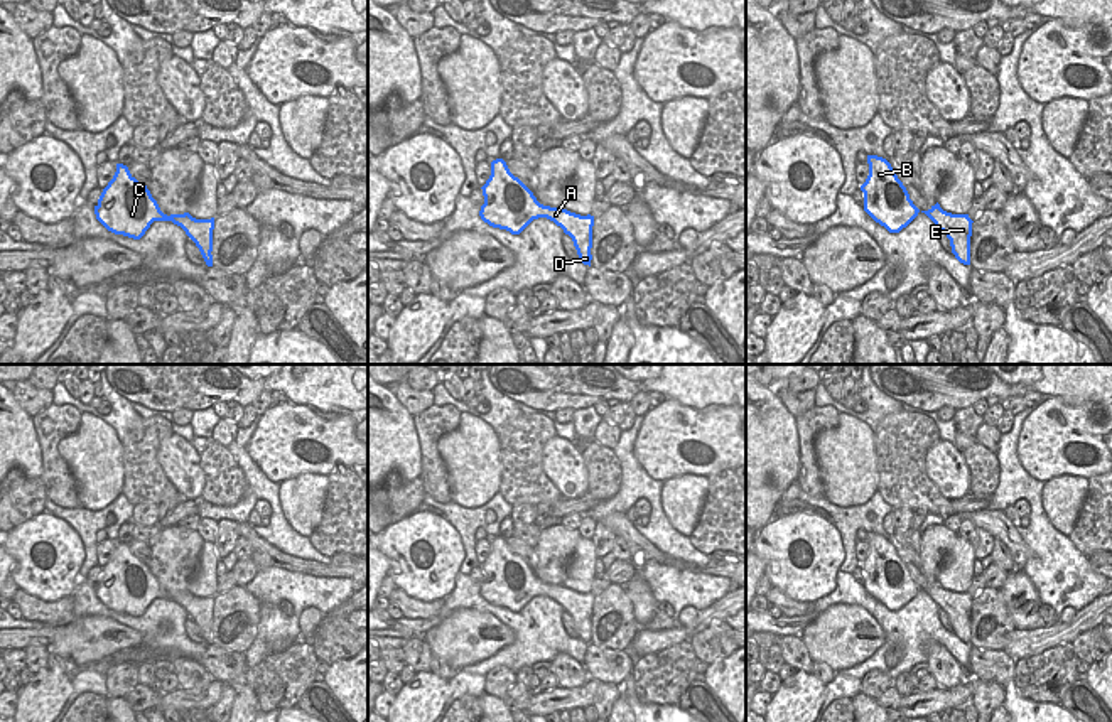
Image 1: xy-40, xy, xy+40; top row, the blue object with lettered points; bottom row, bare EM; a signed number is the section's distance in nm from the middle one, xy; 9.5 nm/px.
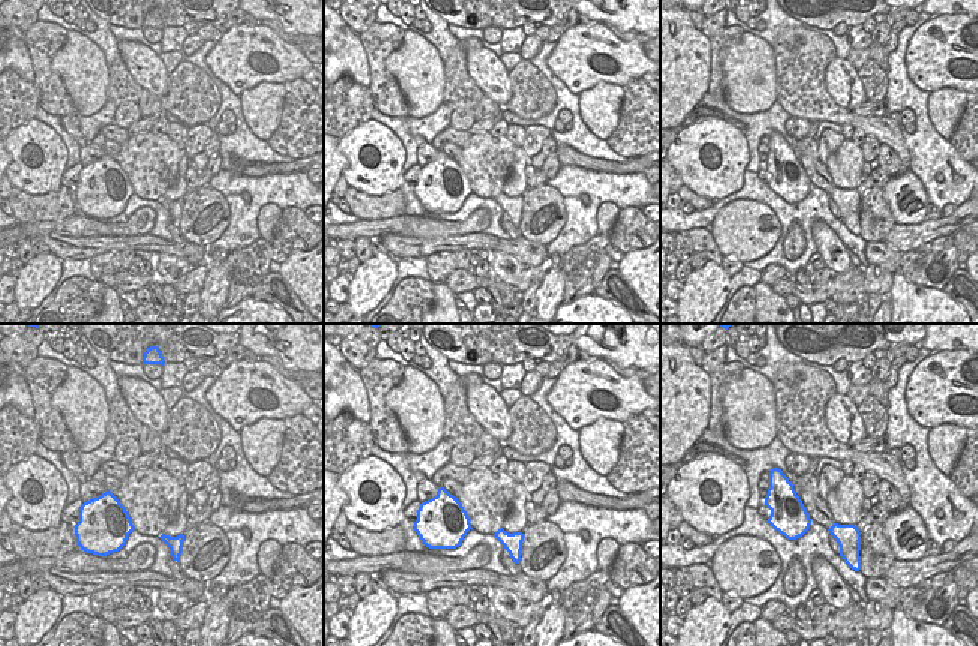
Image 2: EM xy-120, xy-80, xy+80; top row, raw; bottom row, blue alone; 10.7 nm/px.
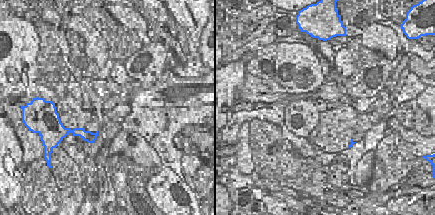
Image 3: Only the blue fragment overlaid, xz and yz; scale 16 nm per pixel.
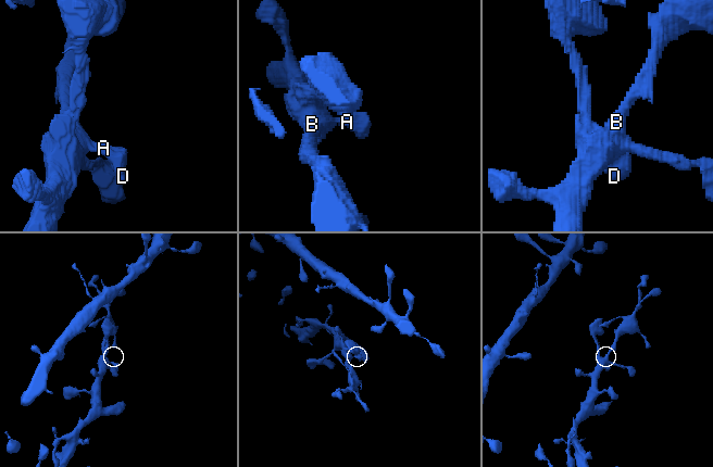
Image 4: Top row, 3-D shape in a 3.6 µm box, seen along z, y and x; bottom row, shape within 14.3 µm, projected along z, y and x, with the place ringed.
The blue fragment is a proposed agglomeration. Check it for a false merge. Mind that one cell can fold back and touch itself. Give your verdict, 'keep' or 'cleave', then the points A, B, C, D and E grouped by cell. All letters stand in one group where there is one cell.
keep | A B C D E

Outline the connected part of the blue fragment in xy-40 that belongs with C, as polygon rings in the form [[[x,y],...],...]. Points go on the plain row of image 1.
[[[116,542],[116,550],[103,567],[94,592],[108,609],[133,617],[140,617],[154,599],[172,599],[196,621],[206,643],[213,644],[214,595],[196,597],[189,590],[164,592],[147,563],[123,542]]]

